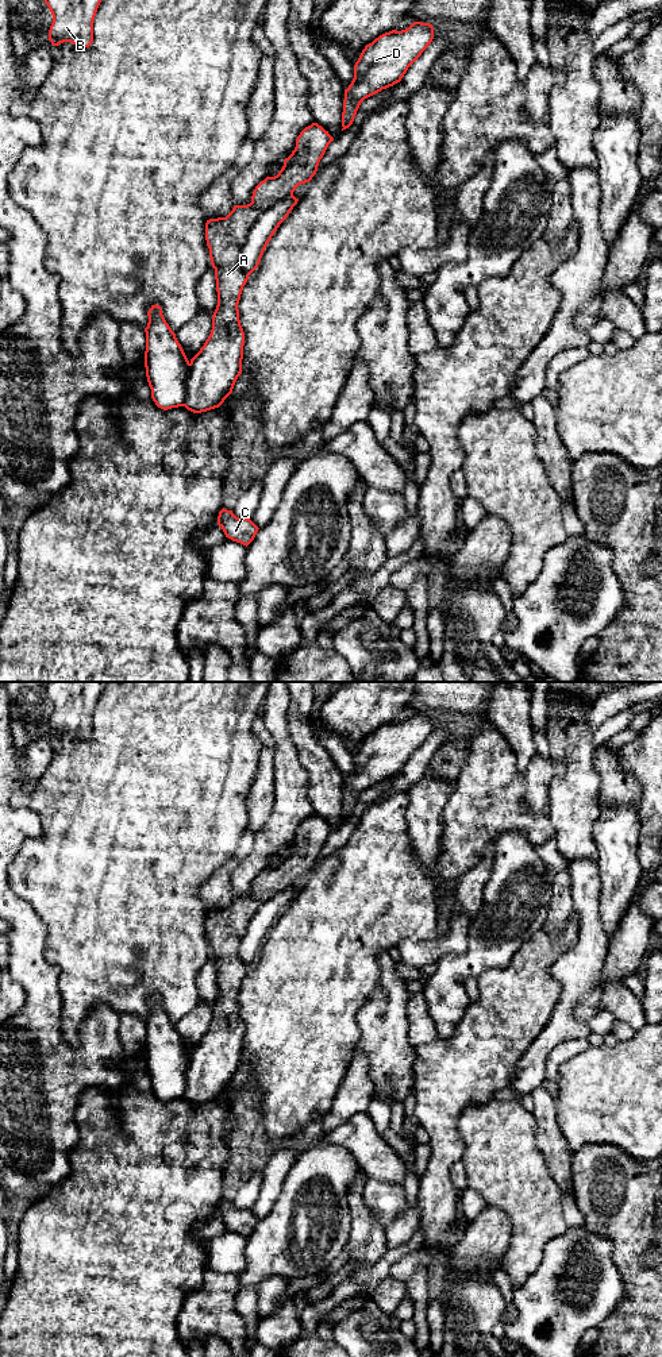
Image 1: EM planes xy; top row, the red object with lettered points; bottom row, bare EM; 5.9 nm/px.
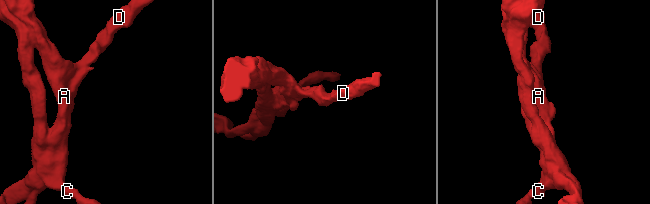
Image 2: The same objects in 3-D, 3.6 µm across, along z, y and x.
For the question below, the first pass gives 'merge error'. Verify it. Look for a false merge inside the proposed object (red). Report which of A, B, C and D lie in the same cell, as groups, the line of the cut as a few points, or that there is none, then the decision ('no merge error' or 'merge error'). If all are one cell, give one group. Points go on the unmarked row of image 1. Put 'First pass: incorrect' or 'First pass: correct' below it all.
A C D / B | xy (292, 885), (264, 901), (249, 922), (238, 948), (247, 967) | merge error
First pass: correct

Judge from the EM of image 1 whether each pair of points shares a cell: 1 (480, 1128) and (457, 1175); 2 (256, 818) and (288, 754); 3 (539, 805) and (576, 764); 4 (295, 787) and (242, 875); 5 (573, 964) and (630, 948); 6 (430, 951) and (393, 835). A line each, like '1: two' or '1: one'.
1: two
2: two
3: two
4: one
5: two
6: two

